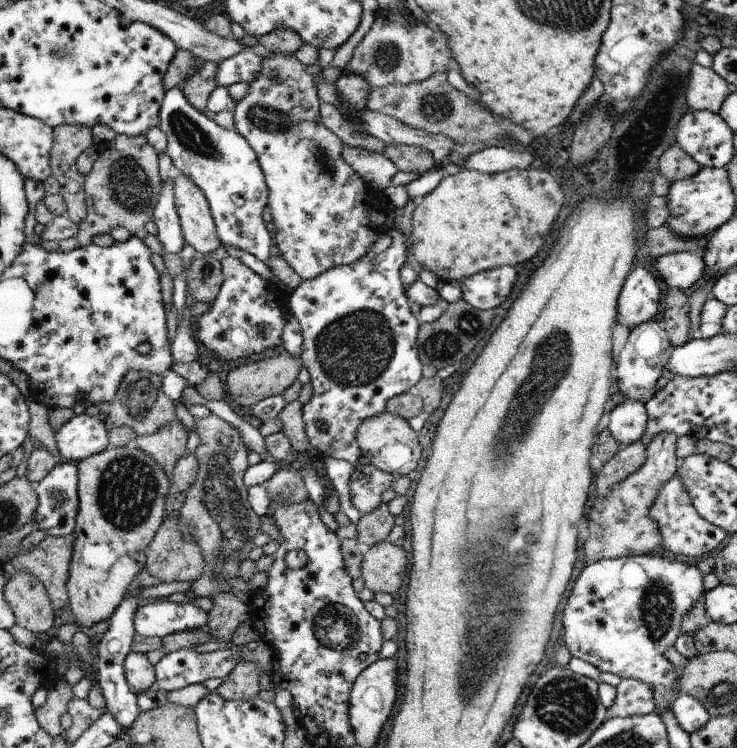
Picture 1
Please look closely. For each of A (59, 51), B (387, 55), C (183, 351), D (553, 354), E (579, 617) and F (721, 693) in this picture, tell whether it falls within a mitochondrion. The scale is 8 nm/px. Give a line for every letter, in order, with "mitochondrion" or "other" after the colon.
A: mitochondrion
B: mitochondrion
C: other
D: mitochondrion
E: other
F: mitochondrion

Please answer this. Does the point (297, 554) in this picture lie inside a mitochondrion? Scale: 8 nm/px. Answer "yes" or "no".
no

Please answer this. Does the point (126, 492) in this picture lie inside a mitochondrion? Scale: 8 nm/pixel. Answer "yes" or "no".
yes

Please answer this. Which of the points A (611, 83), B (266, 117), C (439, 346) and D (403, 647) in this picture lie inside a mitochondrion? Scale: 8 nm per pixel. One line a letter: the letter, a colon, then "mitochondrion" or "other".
A: mitochondrion
B: mitochondrion
C: mitochondrion
D: other

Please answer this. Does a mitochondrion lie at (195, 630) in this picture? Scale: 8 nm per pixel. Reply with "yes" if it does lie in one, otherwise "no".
no

